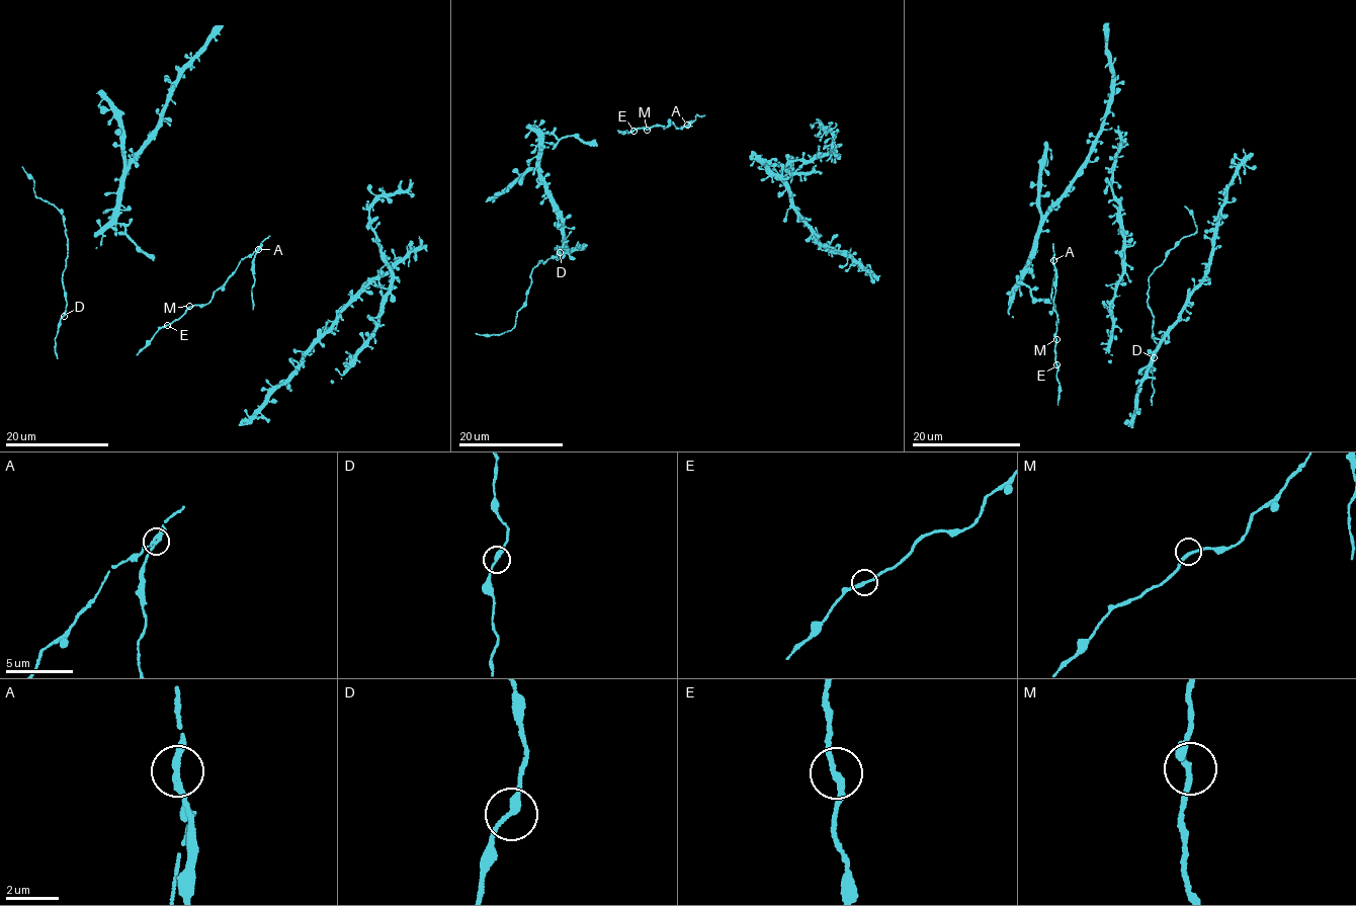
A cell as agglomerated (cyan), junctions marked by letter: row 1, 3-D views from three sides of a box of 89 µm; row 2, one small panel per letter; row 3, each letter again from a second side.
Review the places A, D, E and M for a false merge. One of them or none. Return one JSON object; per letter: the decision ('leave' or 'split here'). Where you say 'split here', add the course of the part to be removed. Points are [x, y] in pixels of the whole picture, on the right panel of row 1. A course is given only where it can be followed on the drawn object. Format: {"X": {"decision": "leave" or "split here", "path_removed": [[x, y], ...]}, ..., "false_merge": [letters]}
{"A": {"decision": "split here", "path_removed": [[1052, 260], [1055, 294], [1052, 309], [1058, 323]]}, "D": {"decision": "leave"}, "E": {"decision": "leave"}, "M": {"decision": "leave"}, "false_merge": ["A"]}

